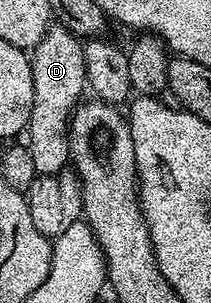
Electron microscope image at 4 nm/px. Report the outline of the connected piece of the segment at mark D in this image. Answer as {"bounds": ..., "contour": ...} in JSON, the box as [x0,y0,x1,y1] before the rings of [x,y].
{"bounds":[25,24,87,177],"contour":[[[52,24],[30,54],[33,71],[33,111],[25,130],[25,146],[33,155],[39,175],[53,177],[64,172],[71,161],[71,117],[87,89],[84,42],[61,24]]]}

